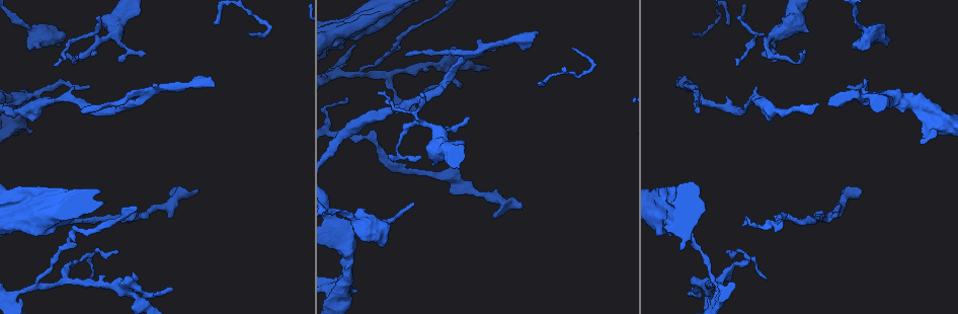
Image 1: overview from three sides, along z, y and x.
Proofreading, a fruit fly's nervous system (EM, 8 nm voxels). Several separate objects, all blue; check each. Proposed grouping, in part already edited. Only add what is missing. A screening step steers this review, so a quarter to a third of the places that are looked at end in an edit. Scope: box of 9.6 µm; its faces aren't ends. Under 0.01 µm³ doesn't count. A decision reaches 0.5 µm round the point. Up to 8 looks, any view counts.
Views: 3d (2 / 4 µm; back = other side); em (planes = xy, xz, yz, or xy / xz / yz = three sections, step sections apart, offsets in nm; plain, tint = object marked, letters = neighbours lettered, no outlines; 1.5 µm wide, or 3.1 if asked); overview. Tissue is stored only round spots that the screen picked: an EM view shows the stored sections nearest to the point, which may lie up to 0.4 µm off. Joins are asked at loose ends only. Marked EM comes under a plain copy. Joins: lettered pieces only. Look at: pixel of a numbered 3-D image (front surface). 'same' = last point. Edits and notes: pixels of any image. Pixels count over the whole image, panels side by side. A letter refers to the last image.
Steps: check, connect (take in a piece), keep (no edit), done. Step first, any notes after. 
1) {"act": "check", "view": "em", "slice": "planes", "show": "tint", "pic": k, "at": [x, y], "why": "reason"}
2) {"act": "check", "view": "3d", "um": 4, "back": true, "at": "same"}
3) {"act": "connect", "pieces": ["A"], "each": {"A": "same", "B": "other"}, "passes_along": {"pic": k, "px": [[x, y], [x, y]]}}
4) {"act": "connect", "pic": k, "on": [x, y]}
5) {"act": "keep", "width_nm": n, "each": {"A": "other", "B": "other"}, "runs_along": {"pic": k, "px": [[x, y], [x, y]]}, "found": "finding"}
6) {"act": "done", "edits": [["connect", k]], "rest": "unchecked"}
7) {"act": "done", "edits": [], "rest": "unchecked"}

{"act": "check", "view": "3d", "um": 2, "pic": 1, "at": [65, 32], "why": "stops while still wide"}

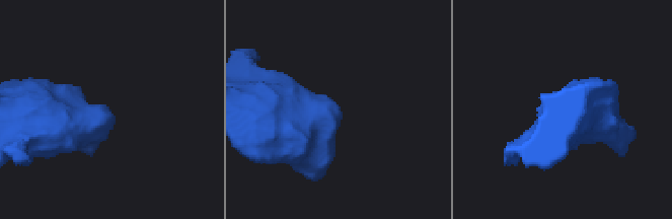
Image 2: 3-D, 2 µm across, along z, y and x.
{"act": "check", "view": "em", "slice": "planes", "show": "letters", "pic": 2, "at": [112, 114], "why": "now the EM"}

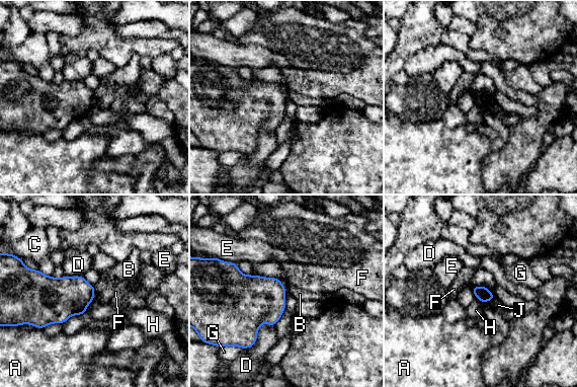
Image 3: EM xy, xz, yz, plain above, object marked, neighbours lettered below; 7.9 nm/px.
{"act": "keep", "each": {"A": "other", "B": "other", "C": "other", "D": "other", "E": "other", "F": "other", "G": "other", "H": "other", "J": "other"}, "border": {"pic": 3, "px": [[95, 287], [93, 297]]}, "found": "none of them fits"}

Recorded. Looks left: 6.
{"act": "check", "view": "3d", "um": 2, "pic": 1, "at": [741, 18], "why": "tapers out"}

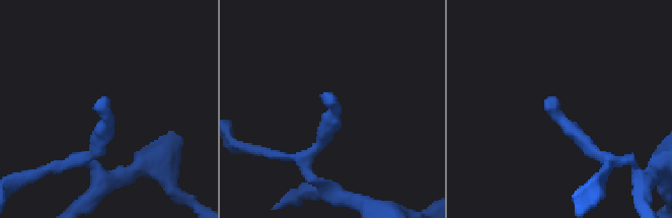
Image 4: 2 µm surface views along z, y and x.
{"act": "check", "view": "em", "slice": "xy", "step": 8, "show": "letters", "pic": 4, "at": [327, 106], "why": "shape alone is not enough"}

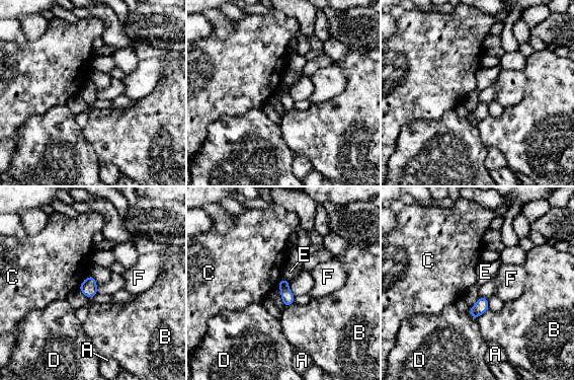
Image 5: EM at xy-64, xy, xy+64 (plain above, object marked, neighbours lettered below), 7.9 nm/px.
{"act": "keep", "longest_contact_nm": ["C", 160], "each": {"A": "other", "B": "other", "C": "other", "D": "other", "E": "other", "F": "other"}, "found": "no lettered piece goes on from it"}

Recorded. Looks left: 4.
{"act": "check", "view": "em", "slice": "planes", "show": "letters", "pic": 1, "at": [763, 56], "why": "tapers out"}

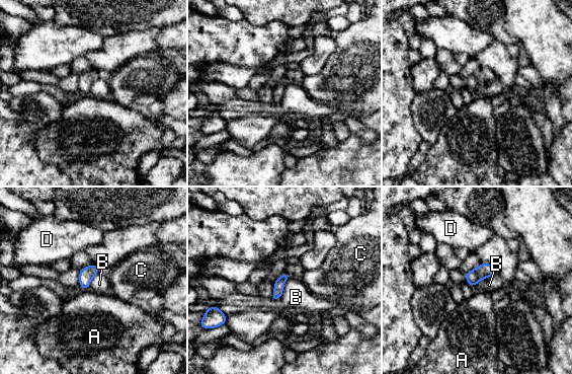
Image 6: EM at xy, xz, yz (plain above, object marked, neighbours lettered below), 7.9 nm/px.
{"act": "keep", "longest_contact_nm": ["B", 220], "each": {"A": "other", "B": "other", "C": "other", "D": "other"}, "border": {"pic": 6, "px": [[291, 278], [282, 293], [272, 298]]}, "found": "no lettered piece goes on from it"}

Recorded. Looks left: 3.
{"act": "done", "edits": [], "rest": "unchecked"}

